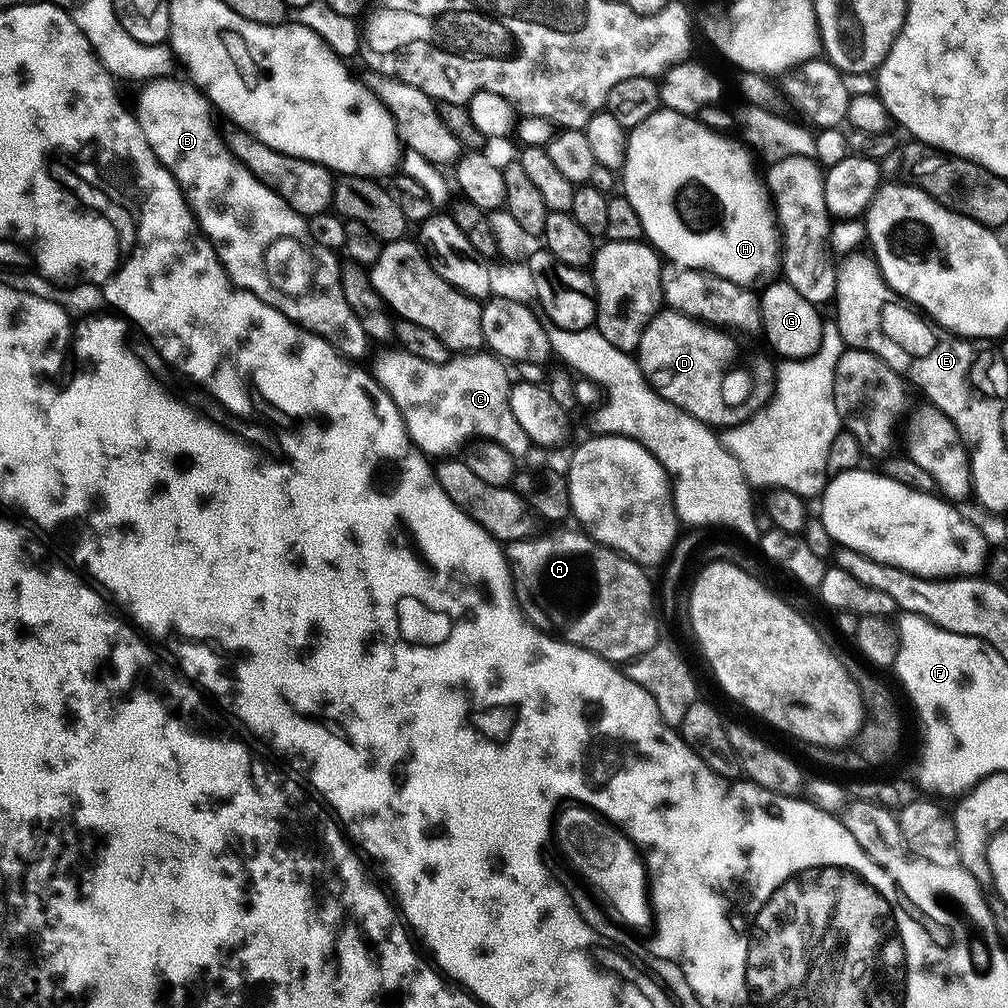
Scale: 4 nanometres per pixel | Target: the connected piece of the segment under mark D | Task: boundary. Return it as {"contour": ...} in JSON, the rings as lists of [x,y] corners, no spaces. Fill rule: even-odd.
{"contour":[[[661,310],[648,323],[646,330],[642,330],[642,342],[638,342],[634,359],[648,379],[649,386],[666,398],[666,402],[678,406],[713,430],[727,430],[751,418],[772,399],[778,369],[767,351],[755,352],[752,348],[743,348],[736,344],[732,336],[735,335],[723,327],[705,324],[703,320],[692,320],[680,312]]]}

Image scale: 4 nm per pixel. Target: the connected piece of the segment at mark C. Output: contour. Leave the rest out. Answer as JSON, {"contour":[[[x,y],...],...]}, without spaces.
{"contour":[[[403,350],[395,351],[377,358],[374,375],[390,394],[394,406],[398,406],[409,438],[425,456],[447,457],[469,438],[498,442],[517,458],[526,454],[530,441],[518,418],[514,418],[514,410],[510,410],[510,379],[505,361],[481,350],[456,354],[444,364],[434,364]]]}

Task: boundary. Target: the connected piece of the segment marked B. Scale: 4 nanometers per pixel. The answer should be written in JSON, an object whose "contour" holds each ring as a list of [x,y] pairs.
{"contour":[[[176,79],[147,81],[141,87],[144,89],[136,102],[134,115],[142,126],[142,134],[146,134],[146,142],[150,142],[150,150],[154,150],[158,162],[166,166],[166,170],[176,179],[180,193],[188,199],[200,231],[214,246],[226,274],[240,288],[274,306],[274,310],[290,318],[299,328],[305,328],[330,342],[341,356],[347,356],[353,362],[363,361],[370,341],[366,330],[362,330],[362,322],[354,318],[354,310],[350,310],[346,303],[346,294],[342,294],[342,264],[336,261],[337,253],[326,246],[318,246],[318,242],[310,238],[307,219],[297,214],[277,192],[254,178],[246,166],[236,161],[225,137],[216,133],[216,124],[212,121],[214,109],[208,103],[207,96],[195,84]]]}

